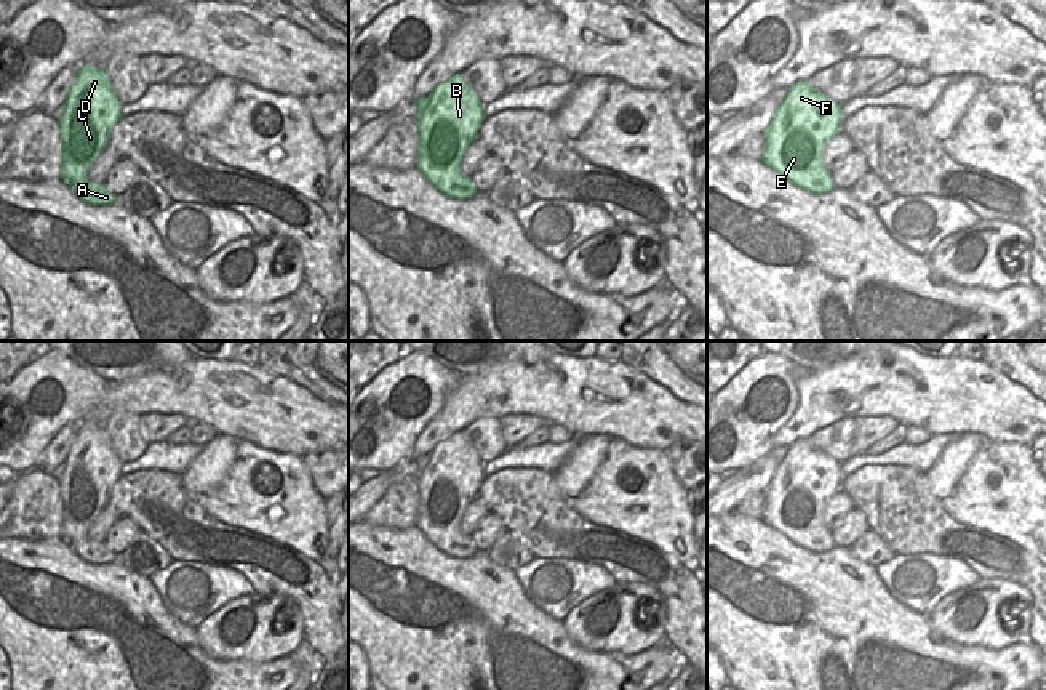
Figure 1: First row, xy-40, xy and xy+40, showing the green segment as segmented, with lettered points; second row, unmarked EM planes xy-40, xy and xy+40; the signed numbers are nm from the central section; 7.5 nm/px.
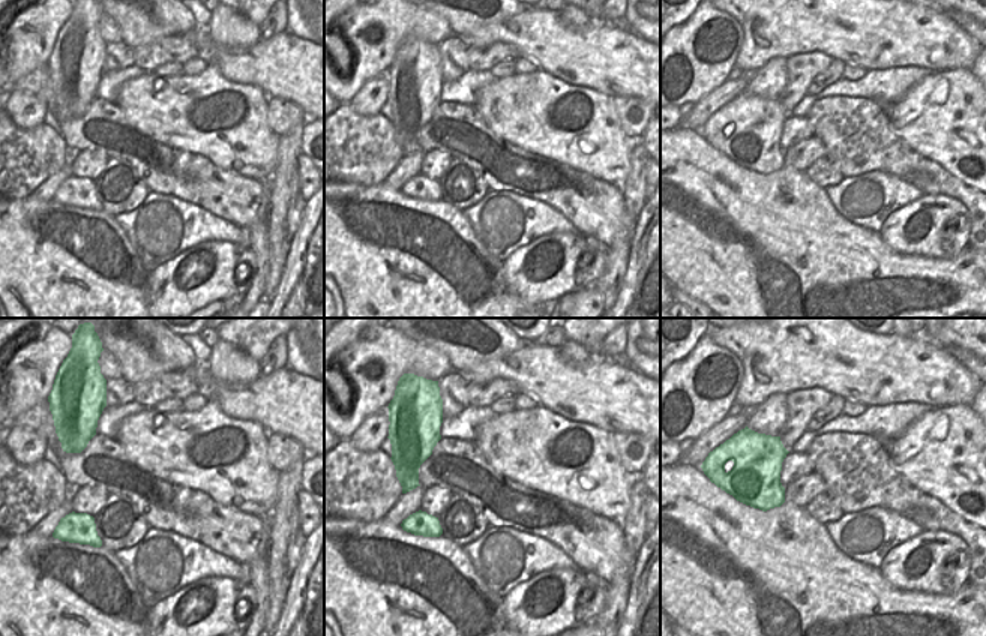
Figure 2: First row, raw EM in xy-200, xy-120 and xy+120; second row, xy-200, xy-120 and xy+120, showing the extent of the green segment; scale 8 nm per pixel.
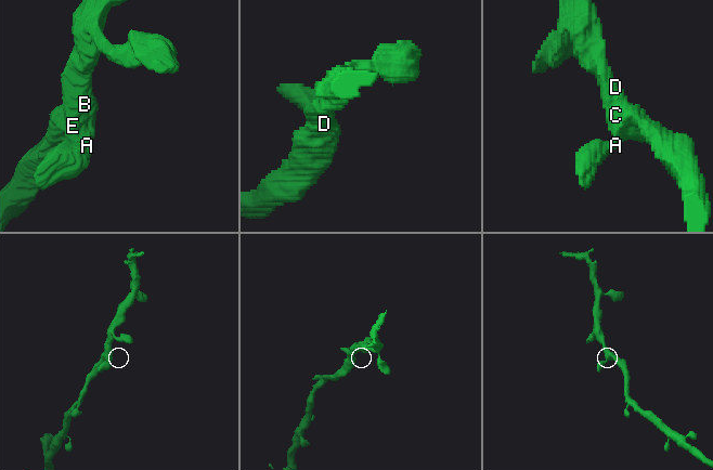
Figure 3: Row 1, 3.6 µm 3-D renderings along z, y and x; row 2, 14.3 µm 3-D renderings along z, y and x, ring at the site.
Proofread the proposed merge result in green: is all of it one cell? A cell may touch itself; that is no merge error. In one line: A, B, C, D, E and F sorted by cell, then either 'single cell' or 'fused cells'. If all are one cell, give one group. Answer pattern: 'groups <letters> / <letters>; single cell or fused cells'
groups A B C D E F; single cell

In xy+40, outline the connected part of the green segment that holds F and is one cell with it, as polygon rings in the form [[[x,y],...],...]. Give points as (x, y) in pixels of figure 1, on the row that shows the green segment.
[[[809,82],[793,85],[765,131],[766,146],[761,162],[803,191],[816,195],[833,191],[835,184],[824,163],[824,152],[828,142],[841,133],[843,118],[841,106],[827,94],[816,91]]]

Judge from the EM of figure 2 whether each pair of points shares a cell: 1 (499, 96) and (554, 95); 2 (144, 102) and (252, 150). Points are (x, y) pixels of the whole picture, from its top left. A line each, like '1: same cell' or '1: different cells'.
1: same cell
2: same cell

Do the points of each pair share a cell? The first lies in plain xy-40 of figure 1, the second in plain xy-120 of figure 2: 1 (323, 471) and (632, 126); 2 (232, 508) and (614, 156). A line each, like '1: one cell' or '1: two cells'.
1: one cell
2: one cell

